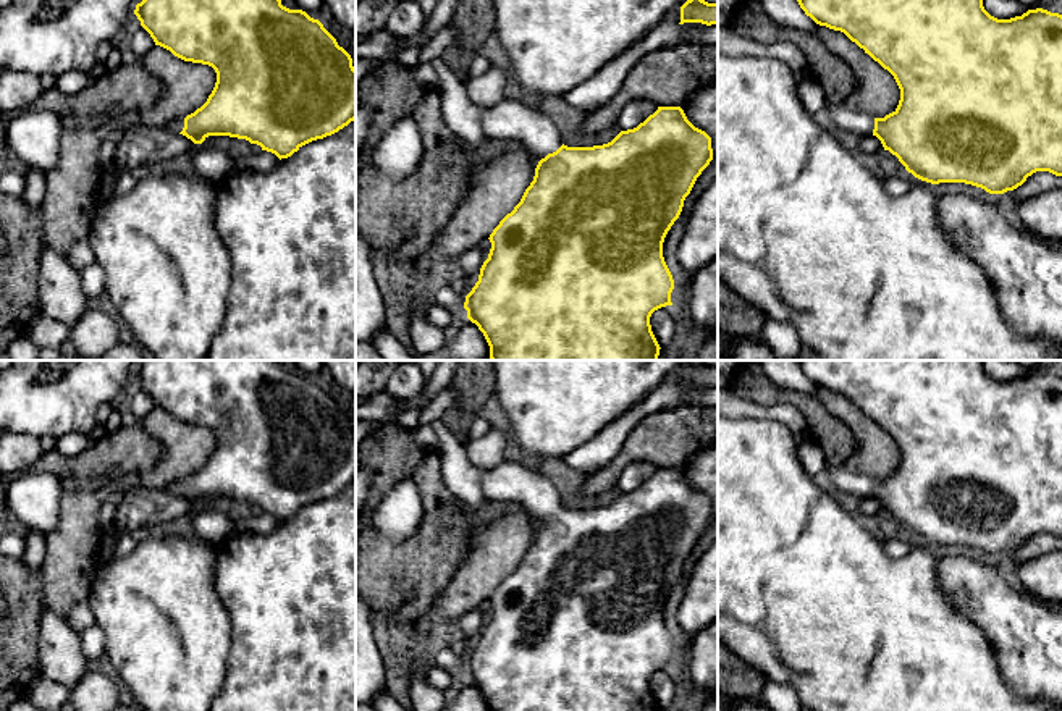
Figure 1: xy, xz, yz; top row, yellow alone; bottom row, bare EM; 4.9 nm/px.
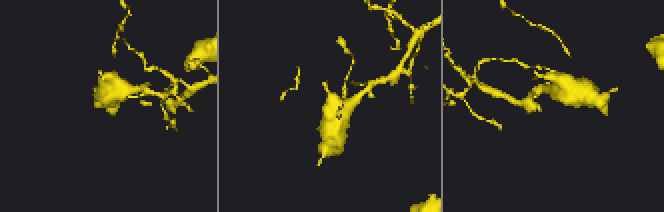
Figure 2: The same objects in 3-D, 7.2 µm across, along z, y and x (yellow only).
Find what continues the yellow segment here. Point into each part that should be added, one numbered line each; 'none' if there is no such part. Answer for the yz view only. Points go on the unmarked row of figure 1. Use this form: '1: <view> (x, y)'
1: yz (847, 480)

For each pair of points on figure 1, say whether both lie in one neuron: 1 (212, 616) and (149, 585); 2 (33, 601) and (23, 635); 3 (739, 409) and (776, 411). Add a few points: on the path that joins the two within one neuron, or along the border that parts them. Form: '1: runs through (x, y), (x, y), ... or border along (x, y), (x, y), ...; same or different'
1: runs through (196, 616), (180, 616), (165, 601); same
2: runs through (25, 610), (23, 627); same
3: runs through (749, 409), (766, 411); same

